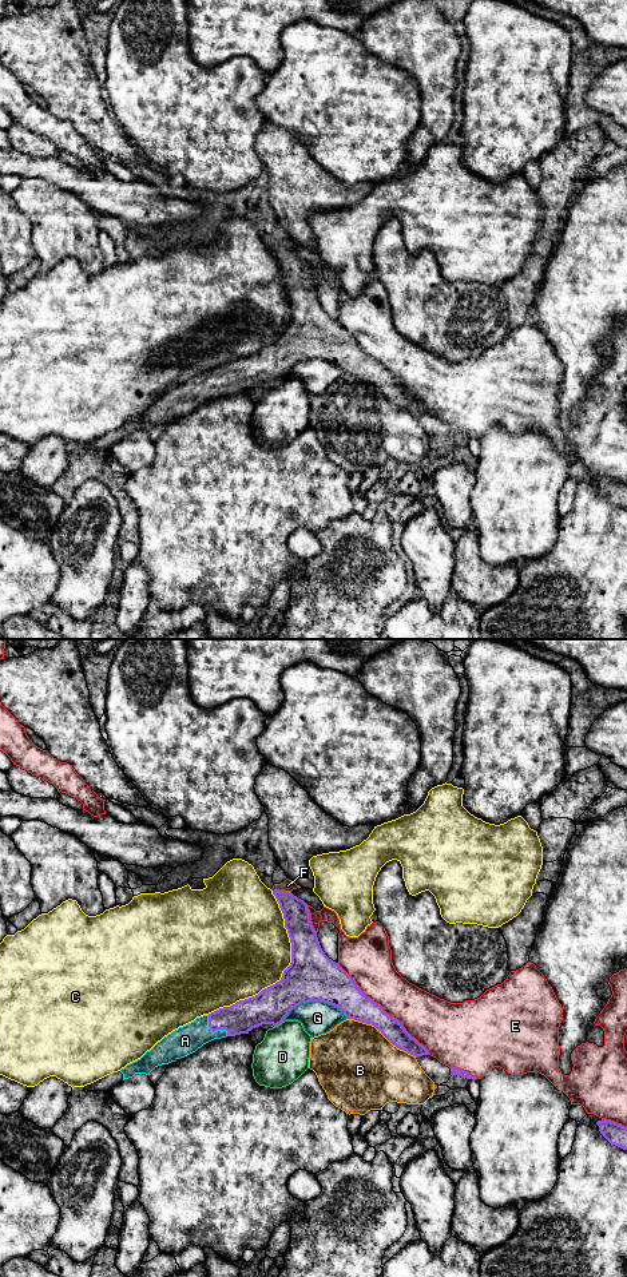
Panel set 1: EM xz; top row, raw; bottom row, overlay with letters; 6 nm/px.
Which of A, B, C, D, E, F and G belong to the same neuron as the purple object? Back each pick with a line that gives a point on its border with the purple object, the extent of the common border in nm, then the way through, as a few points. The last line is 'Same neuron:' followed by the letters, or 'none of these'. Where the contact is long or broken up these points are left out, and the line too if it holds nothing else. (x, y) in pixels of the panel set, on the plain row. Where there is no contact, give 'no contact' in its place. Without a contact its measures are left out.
A: meets purple in xz at (214, 389); contact 180 nm long; runs through xz (245, 373), (223, 380), (214, 389), (199, 389), (185, 399)
F: meets purple in xz at (282, 250); contact 110 nm long; runs through xz (297, 277), (296, 269), (282, 250), (288, 244)
Same neuron: A, F

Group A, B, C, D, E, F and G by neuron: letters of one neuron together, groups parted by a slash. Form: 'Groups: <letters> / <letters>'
Groups: A F / B / C / D / E / G

